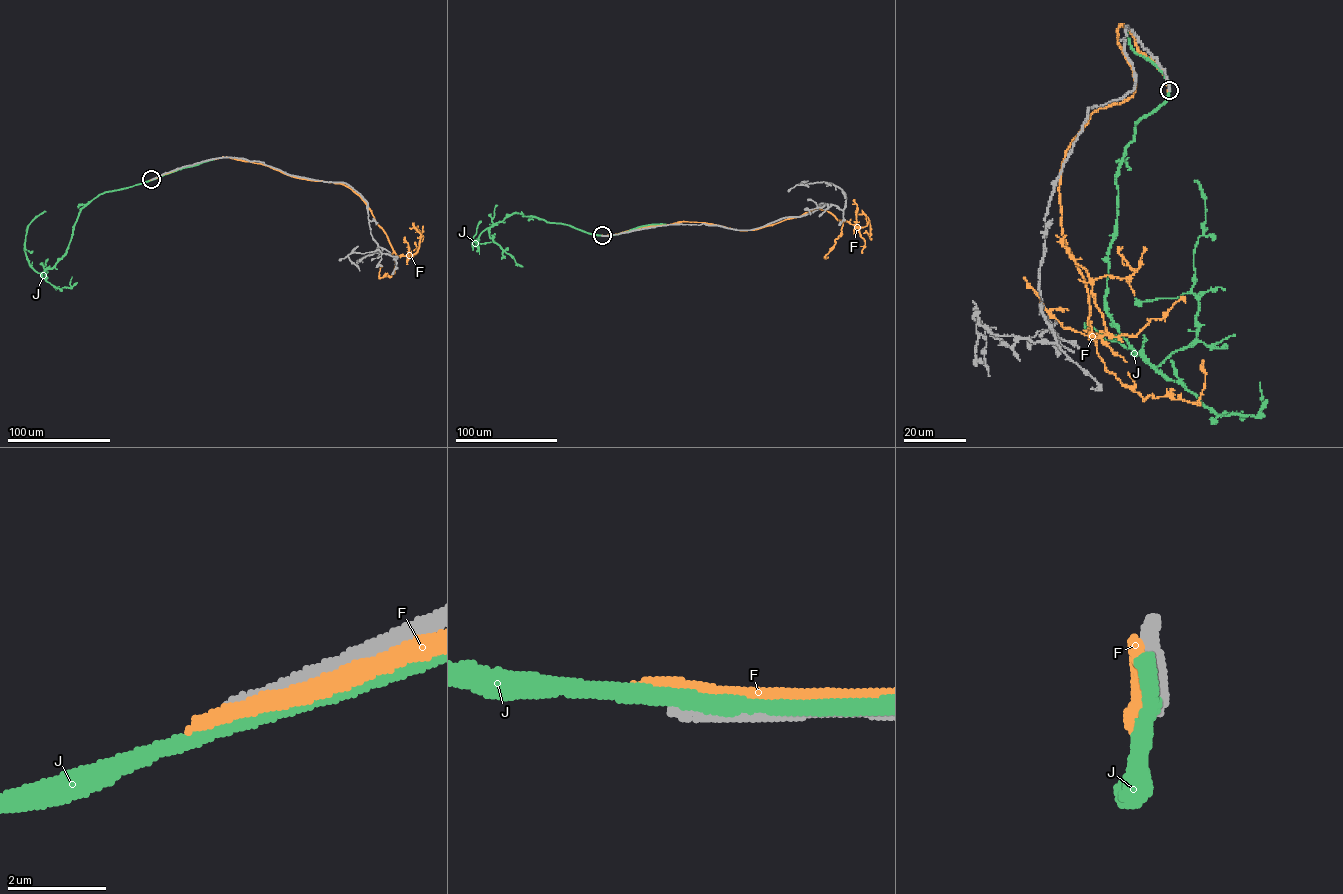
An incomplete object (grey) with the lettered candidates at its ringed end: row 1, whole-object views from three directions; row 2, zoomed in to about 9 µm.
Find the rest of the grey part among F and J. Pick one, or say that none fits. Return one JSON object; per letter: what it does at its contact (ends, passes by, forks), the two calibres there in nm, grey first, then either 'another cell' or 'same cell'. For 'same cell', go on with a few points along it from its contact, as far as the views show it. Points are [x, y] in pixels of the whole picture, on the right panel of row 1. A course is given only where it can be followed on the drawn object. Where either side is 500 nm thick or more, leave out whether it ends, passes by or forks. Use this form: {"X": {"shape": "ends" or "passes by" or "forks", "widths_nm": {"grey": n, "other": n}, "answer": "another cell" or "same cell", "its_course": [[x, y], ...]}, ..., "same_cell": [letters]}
{"F": {"shape": "passes by", "widths_nm": {"grey": 320, "other": 320}, "answer": "another cell"}, "J": {"shape": "passes by", "widths_nm": {"grey": 320, "other": 320}, "answer": "another cell"}, "same_cell": []}

